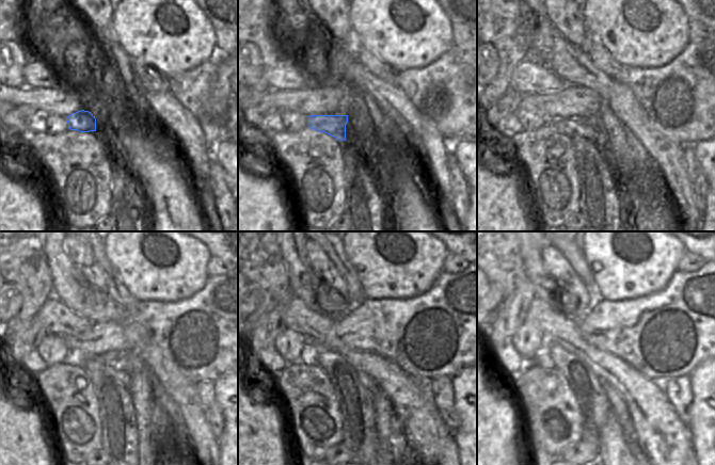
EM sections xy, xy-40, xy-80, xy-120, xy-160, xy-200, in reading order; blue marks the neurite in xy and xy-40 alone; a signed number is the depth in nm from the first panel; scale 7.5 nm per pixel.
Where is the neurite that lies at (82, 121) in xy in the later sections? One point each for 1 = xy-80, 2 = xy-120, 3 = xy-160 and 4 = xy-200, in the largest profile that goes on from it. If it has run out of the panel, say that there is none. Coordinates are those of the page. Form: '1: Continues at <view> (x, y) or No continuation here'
1: Continues at xy-80 (589, 127)
2: Continues at xy-120 (122, 377)
3: Continues at xy-160 (368, 384)
4: Continues at xy-200 (618, 406).

